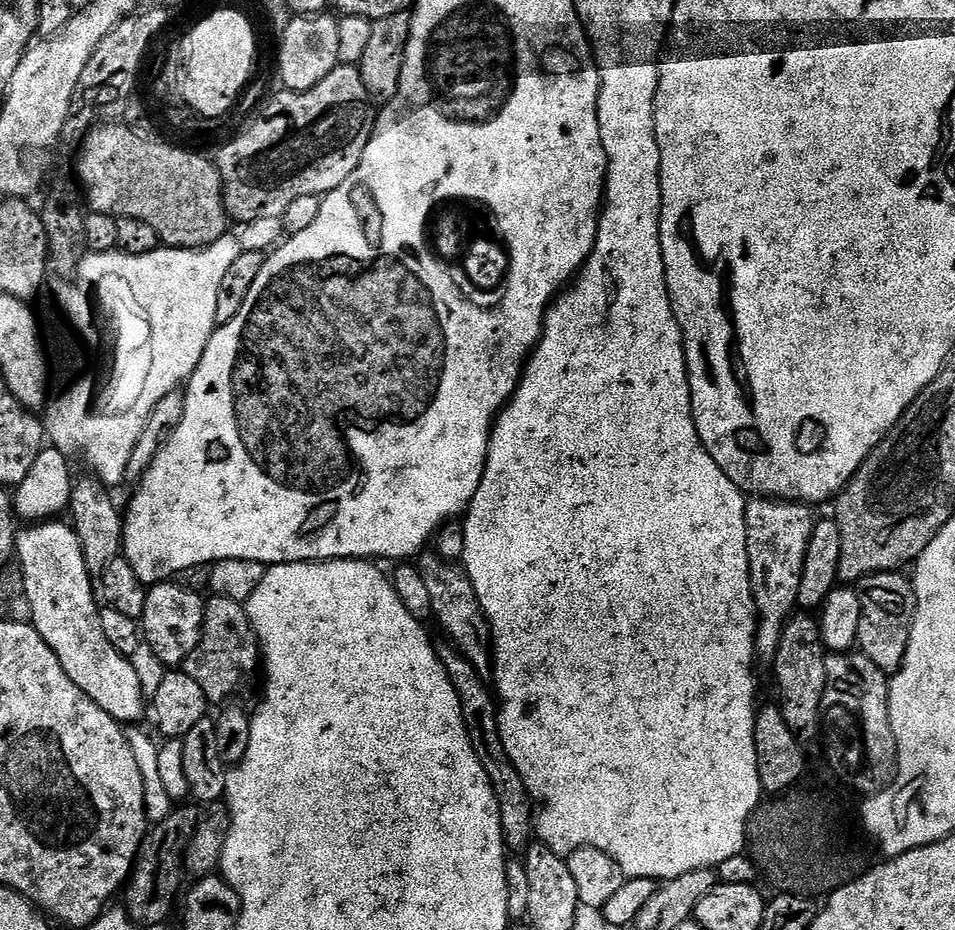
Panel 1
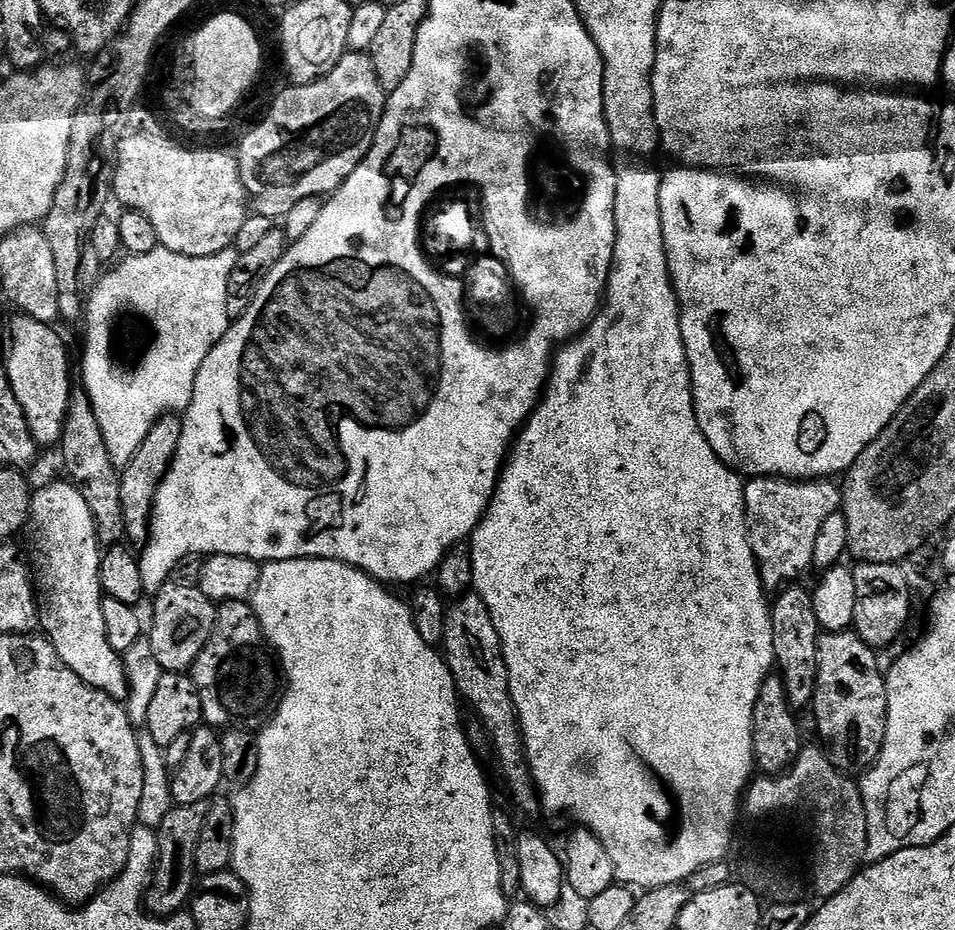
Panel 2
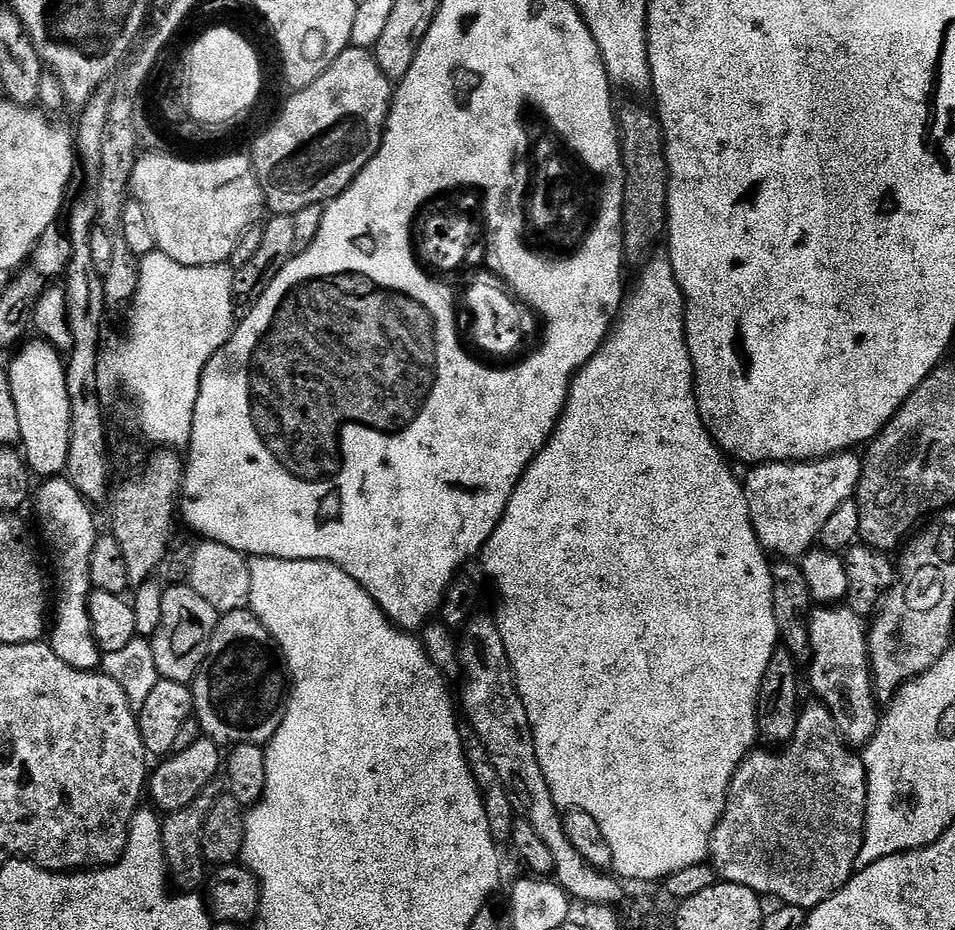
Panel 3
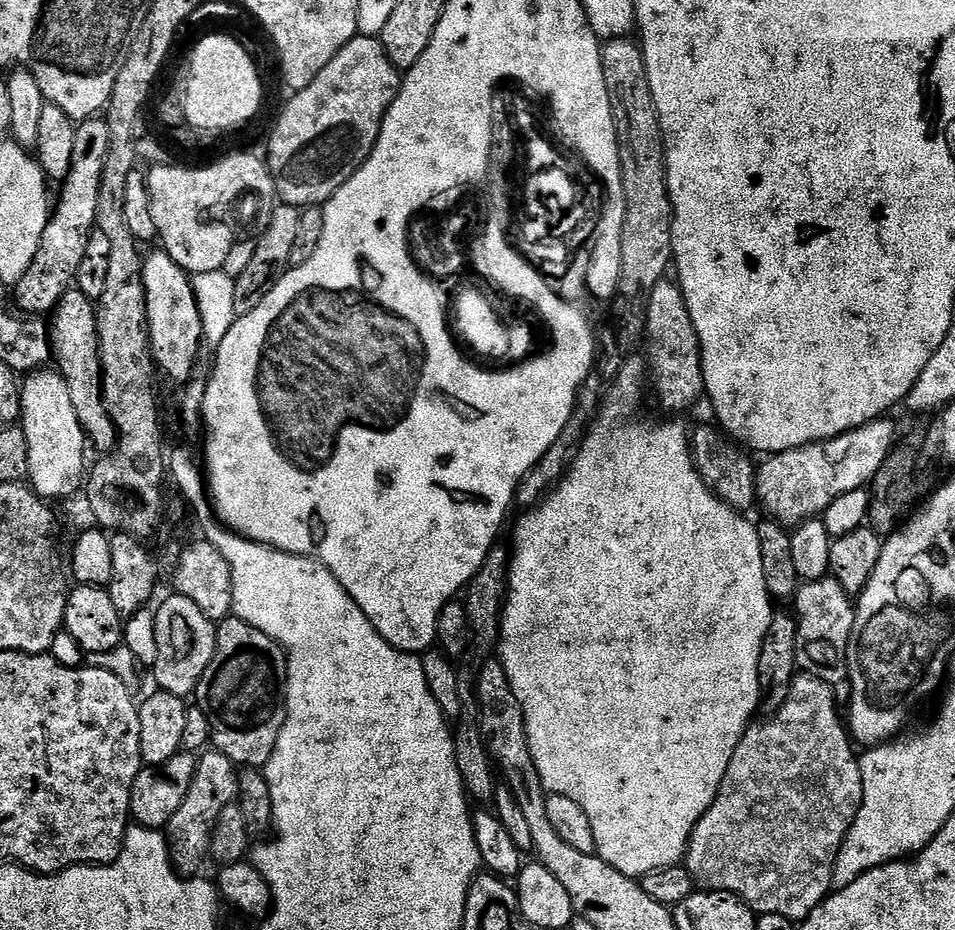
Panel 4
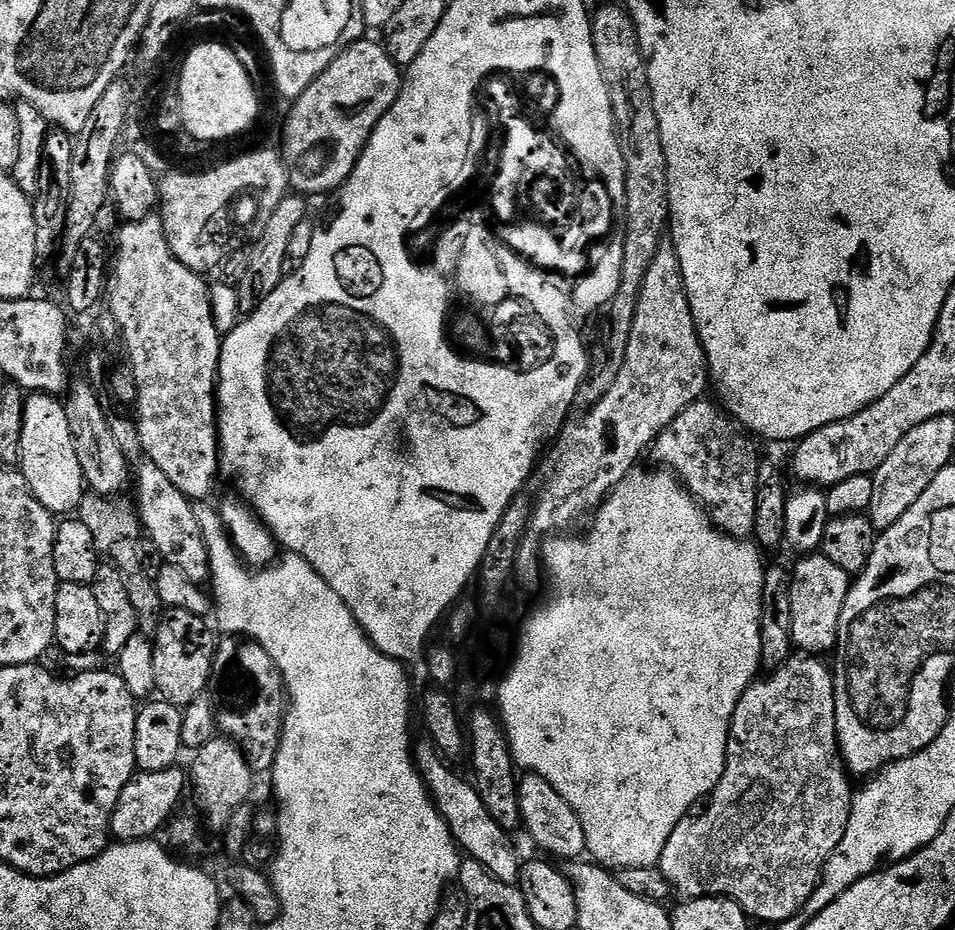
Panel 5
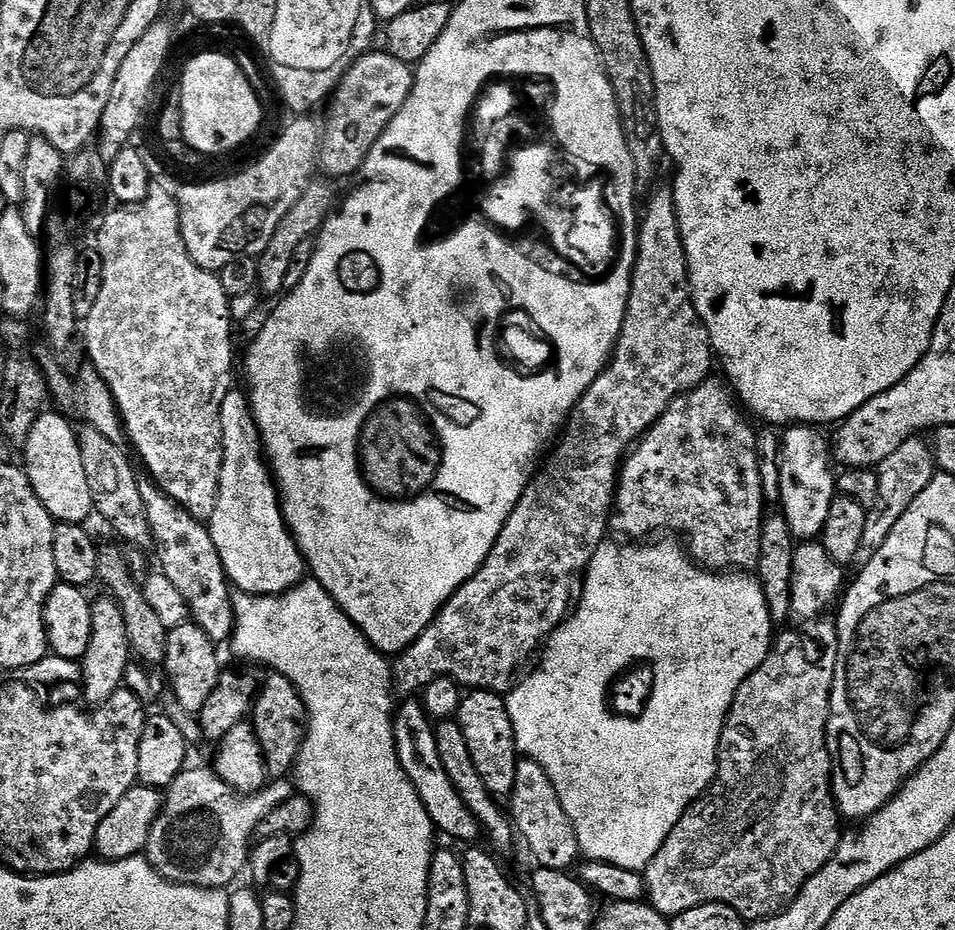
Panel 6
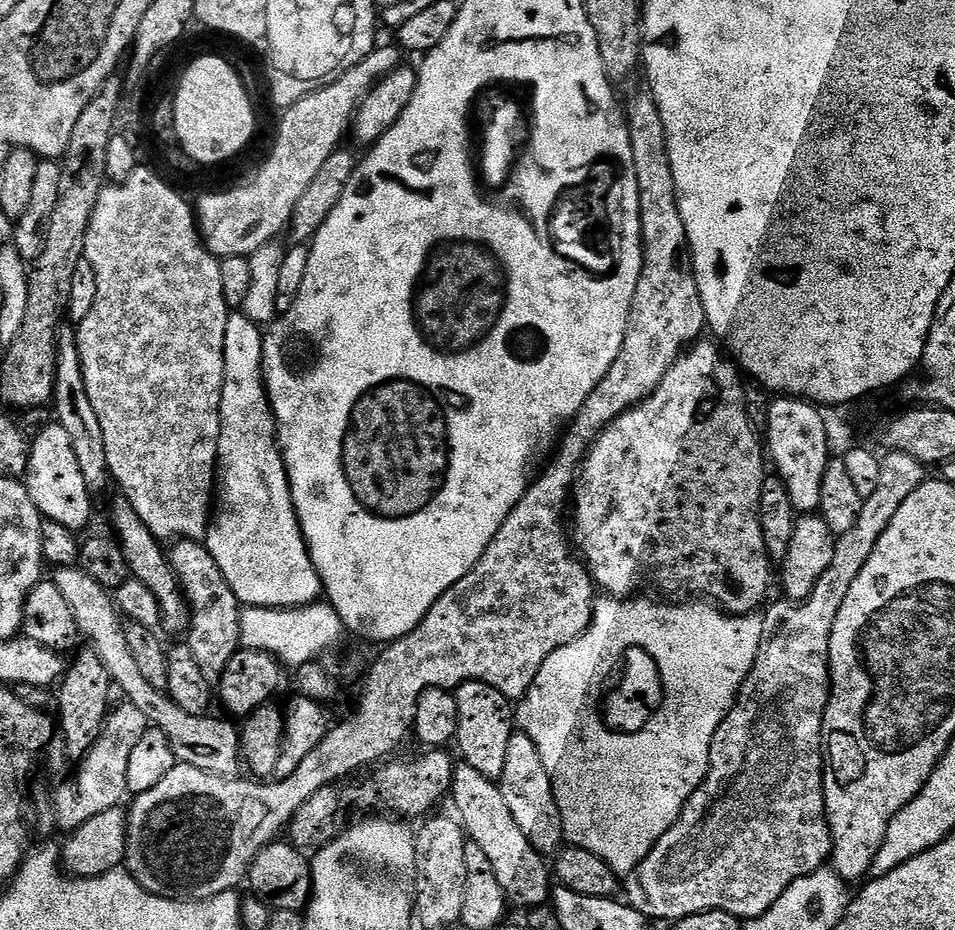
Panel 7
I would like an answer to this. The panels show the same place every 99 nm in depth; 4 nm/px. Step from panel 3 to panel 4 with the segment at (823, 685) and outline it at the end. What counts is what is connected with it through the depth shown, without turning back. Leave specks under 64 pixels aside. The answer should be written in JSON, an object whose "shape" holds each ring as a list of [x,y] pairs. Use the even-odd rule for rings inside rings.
{"shape":[[[831,574],[823,576],[821,580],[806,580],[796,590],[794,597],[794,615],[798,634],[796,635],[796,666],[801,673],[822,678],[826,686],[832,688],[837,701],[847,701],[852,694],[852,687],[848,681],[848,647],[854,630],[856,605],[853,597],[849,596],[846,589],[833,578]]]}

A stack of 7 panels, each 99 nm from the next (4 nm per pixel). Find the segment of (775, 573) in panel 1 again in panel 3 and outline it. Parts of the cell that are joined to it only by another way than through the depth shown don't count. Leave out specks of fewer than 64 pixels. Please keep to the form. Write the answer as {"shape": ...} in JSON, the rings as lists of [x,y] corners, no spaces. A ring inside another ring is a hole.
{"shape":[[[855,451],[835,452],[821,460],[770,460],[767,464],[757,464],[747,469],[748,477],[742,483],[746,494],[746,506],[750,506],[750,522],[761,548],[776,558],[793,562],[799,561],[819,541],[822,526],[842,502],[853,499],[860,481],[862,460]]]}

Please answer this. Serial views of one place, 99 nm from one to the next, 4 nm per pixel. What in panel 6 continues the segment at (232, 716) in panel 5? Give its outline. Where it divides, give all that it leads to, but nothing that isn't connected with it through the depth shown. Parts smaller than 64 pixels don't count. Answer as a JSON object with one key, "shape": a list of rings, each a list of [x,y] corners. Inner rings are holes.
{"shape":[[[269,671],[260,692],[255,693],[250,713],[250,723],[256,732],[260,750],[264,755],[264,765],[272,778],[284,778],[293,769],[300,741],[304,739],[306,713],[300,691],[281,672]]]}

